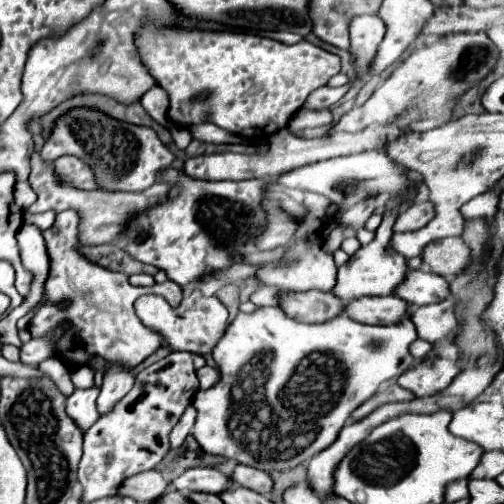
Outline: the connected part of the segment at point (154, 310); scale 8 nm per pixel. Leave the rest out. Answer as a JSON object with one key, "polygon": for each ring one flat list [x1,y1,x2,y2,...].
{"polygon":[[192,288,184,294,180,306,172,308,162,296,142,296,140,302,136,302,136,314,142,320,142,324,150,330,156,330,156,334,162,336,162,344,168,346,172,352,192,352,192,354,210,354,218,340,222,338,226,330,228,310,216,296,204,296,198,288]]}

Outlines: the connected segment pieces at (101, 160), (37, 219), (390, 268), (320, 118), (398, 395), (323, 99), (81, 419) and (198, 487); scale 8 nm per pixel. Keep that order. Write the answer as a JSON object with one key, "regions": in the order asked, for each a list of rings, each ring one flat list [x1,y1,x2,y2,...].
{"regions":[[[86,106,72,108,54,122,40,155,44,161,52,163,63,155,78,156,90,164,98,177,99,187,127,192,142,192,152,186,156,182,156,174,176,160,152,128,120,122,96,108]],[[44,212,44,214,24,214,24,222,36,224,40,230,46,230,56,218,56,212]],[[396,204,392,210,388,210,382,218,382,224,376,230,376,238,370,244,360,246,358,252,354,256,350,256,350,260,338,268,336,286,332,288,332,294,336,294,342,302,350,302,360,296,388,296,404,280,404,276,408,272,406,258,392,252,388,246,390,236,392,236,392,224,394,224,398,212,400,212,400,204]],[[302,108,289,122,289,129,293,133,298,133,306,128,331,126,333,121,330,109,308,110]],[[394,380,388,382,386,386,382,386,380,392,376,392,372,398,368,398,362,406,358,406,358,410,352,412,352,420,360,420,364,416,368,416,372,410,376,410,380,404,386,404,386,402,396,402,396,400,412,400,414,394,410,390,404,390,402,386,398,386]],[[350,82,344,86,338,86,338,88,322,86,308,96,308,102,304,104,304,108,308,108,308,106,334,106,348,90,350,90]],[[92,386,88,390,74,390,74,394,68,396,66,412,72,420,76,420,76,424,82,430,88,430,88,426,92,426,96,418,100,416,98,406,96,406,98,394,100,394,100,388]],[[188,468,178,478,172,480,172,486,182,494,190,494,190,492,220,494,228,490,230,484,232,480,216,468]]]}

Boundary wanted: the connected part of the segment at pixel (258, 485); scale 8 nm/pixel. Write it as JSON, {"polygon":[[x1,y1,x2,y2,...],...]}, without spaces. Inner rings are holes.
{"polygon":[[238,464,236,470,234,470,234,474,232,474,232,480,238,486,250,488,250,490,260,492,260,494,266,494,266,496,272,490,272,478,264,470,258,470,258,468,252,468,252,466]]}

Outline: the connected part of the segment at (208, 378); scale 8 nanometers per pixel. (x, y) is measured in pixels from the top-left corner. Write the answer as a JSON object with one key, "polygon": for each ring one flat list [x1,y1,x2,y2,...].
{"polygon":[[208,364,204,368,200,368,200,370,196,370,196,374,198,374,198,380,200,380,200,390,208,390,218,380,218,370,208,366]]}

